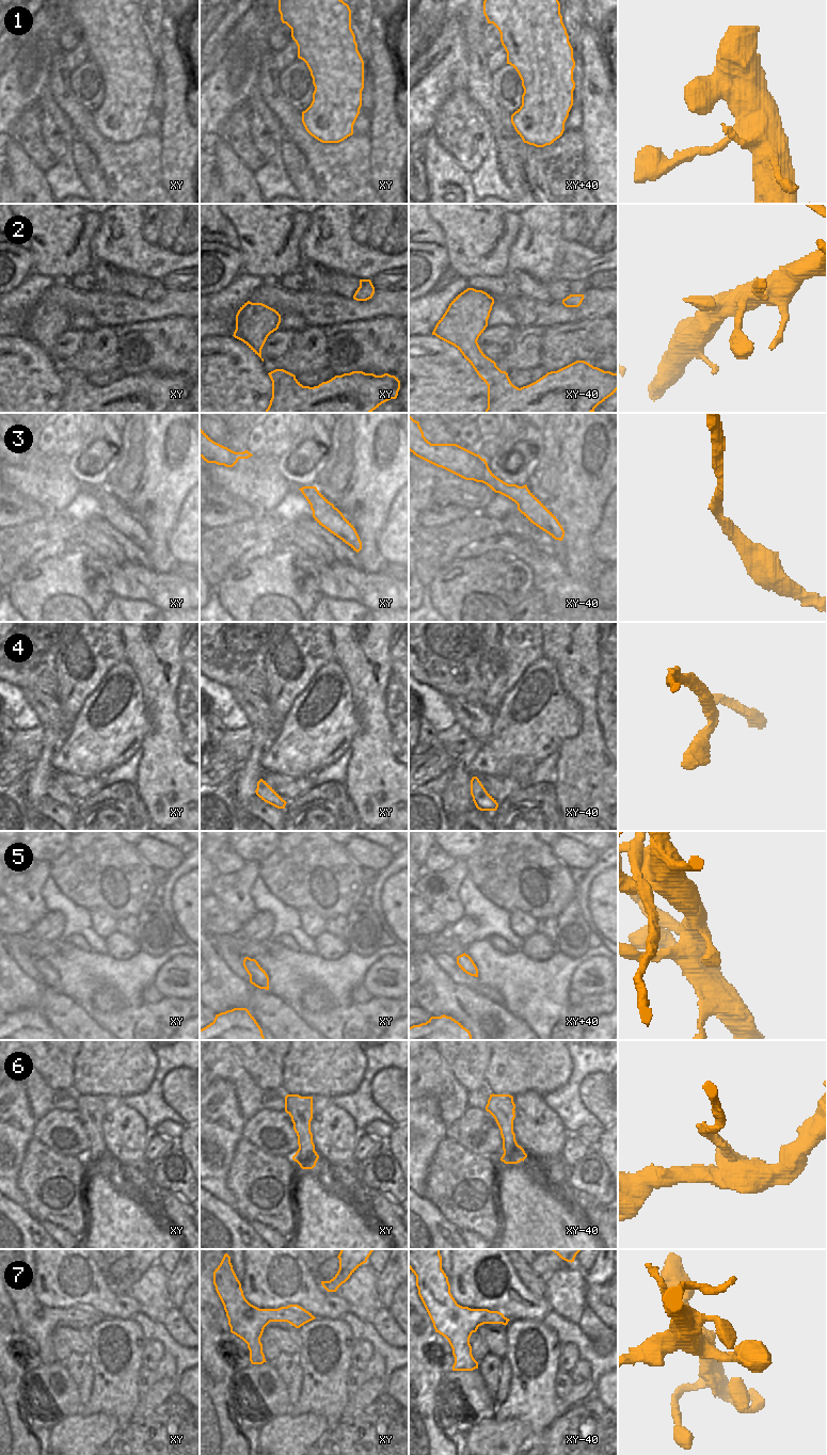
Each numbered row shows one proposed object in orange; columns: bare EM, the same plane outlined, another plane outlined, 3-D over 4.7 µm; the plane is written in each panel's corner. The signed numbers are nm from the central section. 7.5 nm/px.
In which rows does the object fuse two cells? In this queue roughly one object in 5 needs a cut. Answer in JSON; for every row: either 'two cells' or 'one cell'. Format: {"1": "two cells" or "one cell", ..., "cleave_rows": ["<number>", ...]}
{"1": "one cell", "2": "one cell", "3": "one cell", "4": "one cell", "5": "one cell", "6": "two cells", "7": "one cell", "cleave_rows": ["6"]}

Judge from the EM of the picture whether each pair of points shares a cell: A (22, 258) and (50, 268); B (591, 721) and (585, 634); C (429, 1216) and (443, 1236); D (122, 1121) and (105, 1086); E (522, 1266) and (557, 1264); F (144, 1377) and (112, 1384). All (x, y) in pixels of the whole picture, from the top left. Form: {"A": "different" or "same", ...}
{"A": "different", "B": "same", "C": "same", "D": "different", "E": "different", "F": "different"}

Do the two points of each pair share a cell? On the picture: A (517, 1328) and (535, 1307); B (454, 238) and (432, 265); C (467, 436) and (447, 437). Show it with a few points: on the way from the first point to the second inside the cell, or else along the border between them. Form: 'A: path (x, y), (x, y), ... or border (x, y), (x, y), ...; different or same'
A: border (510, 1318), (529, 1318), (541, 1322); different
B: border (439, 224), (444, 236), (444, 248), (449, 266); different
C: border (455, 435), (456, 443); different

